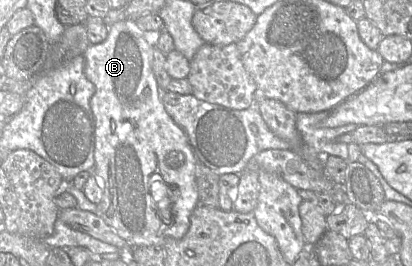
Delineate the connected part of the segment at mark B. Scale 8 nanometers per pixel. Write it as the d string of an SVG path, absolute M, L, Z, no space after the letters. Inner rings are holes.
M122 20L109 26L109 34L106 40L95 45L90 44L84 53L86 78L95 86L95 92L90 99L90 107L95 121L95 146L94 146L94 168L91 173L98 177L102 185L103 197L97 204L97 212L105 223L132 248L141 246L163 246L165 238L181 239L187 233L190 226L190 216L199 205L199 196L195 178L196 157L190 146L185 132L179 127L166 112L162 100L161 91L152 71L153 46L144 37L144 32L137 26L134 20ZM155 178L165 183L169 189L170 211L172 215L171 223L166 225L160 218L162 210L153 201L150 194L150 184Z

